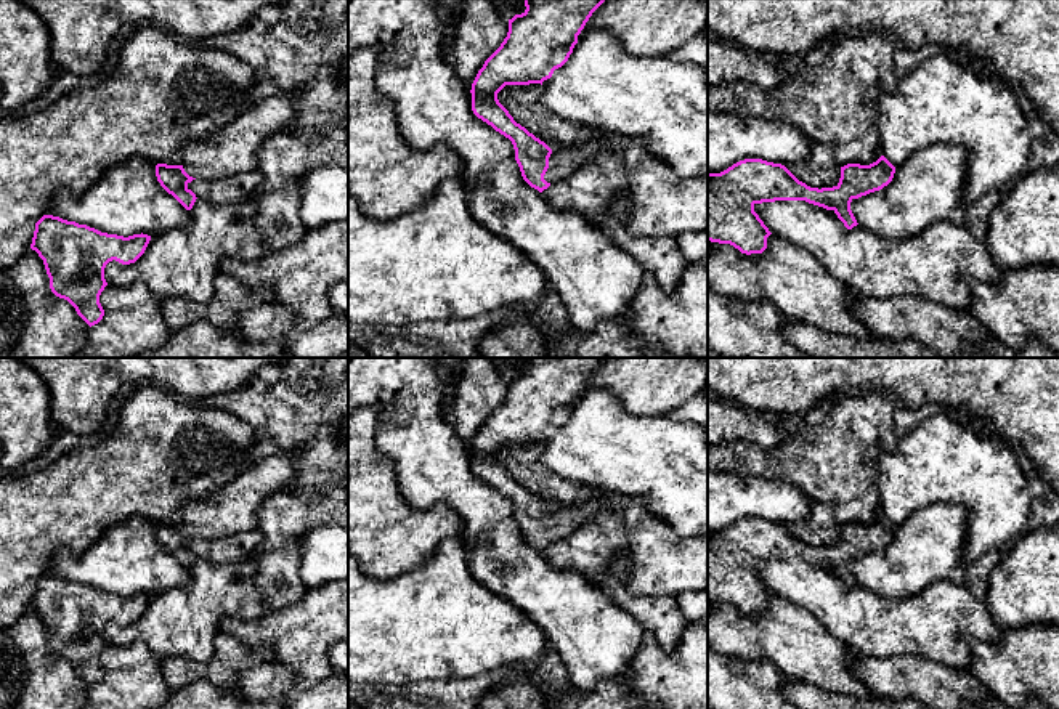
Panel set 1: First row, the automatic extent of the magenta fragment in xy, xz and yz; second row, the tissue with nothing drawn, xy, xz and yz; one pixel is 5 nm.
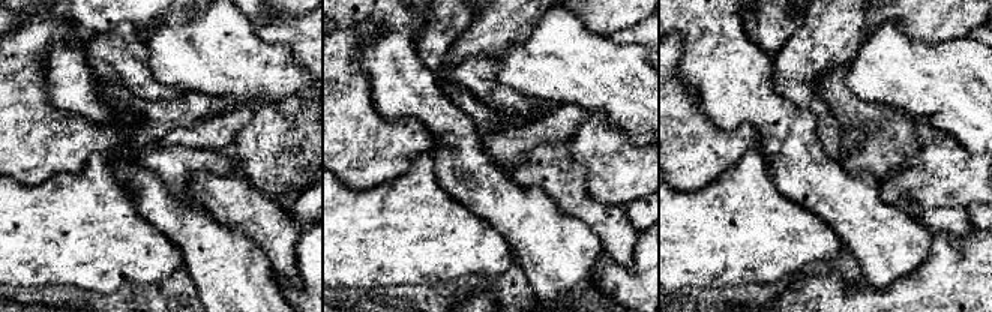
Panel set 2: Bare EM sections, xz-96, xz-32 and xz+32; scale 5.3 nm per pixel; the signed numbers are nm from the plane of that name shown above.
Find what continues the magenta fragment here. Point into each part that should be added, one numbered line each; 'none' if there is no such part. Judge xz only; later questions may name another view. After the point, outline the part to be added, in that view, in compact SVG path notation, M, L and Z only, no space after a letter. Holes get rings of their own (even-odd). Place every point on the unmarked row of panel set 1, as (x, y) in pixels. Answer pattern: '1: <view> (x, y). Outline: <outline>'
1: xz (562, 523). Outline: M603 491L602 499L574 510L552 510L544 539L550 544L571 534L581 523L594 518L605 507L623 508L631 499L613 491Z

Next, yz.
none

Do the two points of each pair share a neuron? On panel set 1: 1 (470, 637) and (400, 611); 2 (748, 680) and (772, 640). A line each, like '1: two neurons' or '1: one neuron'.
1: one neuron
2: two neurons

